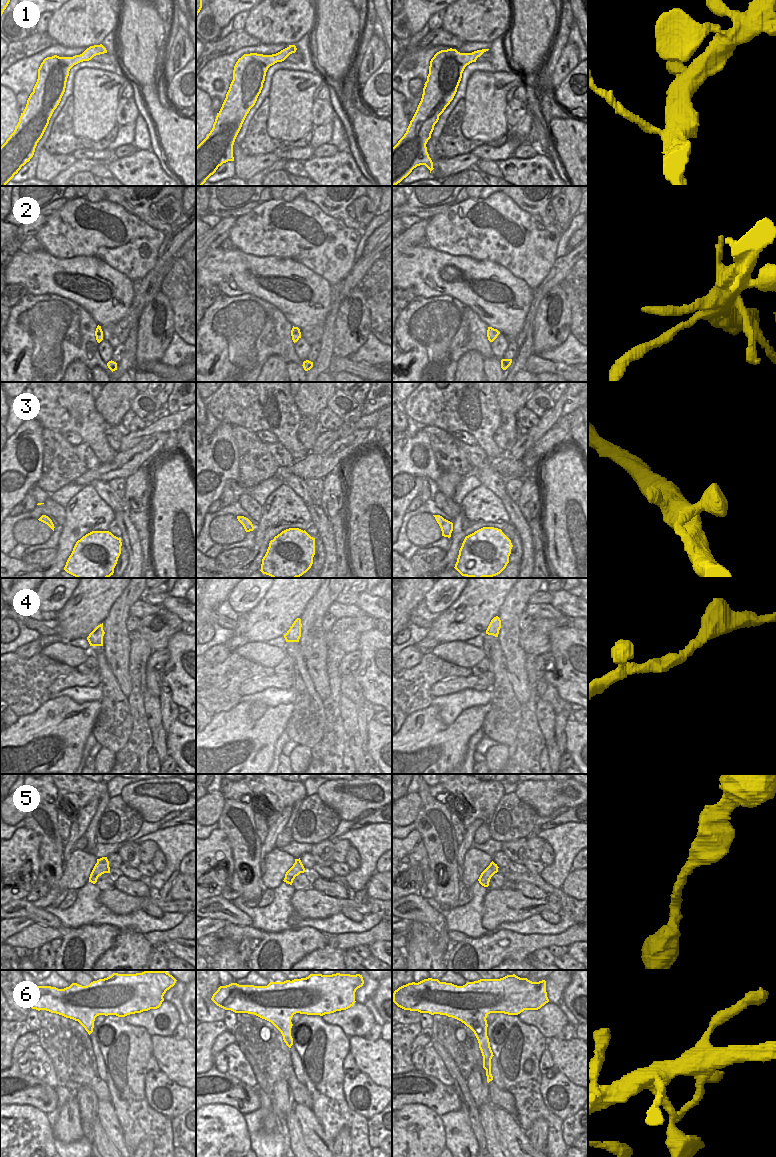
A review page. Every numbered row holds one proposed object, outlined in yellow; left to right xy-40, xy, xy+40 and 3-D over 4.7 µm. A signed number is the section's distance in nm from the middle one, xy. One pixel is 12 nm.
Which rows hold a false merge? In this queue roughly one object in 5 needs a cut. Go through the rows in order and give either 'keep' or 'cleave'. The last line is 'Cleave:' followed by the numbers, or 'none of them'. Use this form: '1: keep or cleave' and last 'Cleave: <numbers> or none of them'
1: keep
2: keep
3: keep
4: keep
5: keep
6: keep
Cleave: none of them

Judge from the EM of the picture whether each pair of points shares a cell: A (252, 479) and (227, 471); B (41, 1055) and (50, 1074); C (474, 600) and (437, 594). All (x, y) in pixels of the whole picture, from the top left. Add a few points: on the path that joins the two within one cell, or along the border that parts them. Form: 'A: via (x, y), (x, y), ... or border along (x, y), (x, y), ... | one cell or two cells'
A: border along (238, 451), (237, 480) | two cells
B: via (42, 1060), (42, 1066), (45, 1069) | one cell
C: border along (464, 588), (460, 595), (446, 609), (440, 612) | two cells

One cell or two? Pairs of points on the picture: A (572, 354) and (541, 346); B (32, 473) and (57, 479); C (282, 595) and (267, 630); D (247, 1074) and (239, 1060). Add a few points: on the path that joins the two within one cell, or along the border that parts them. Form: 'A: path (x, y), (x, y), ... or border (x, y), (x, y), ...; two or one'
A: border (569, 334), (558, 345), (538, 354); two
B: border (43, 452), (42, 473), (36, 483); two
C: path (282, 604), (277, 610), (276, 618), (273, 621); one
D: path (244, 1071), (239, 1066), (239, 1063); one

